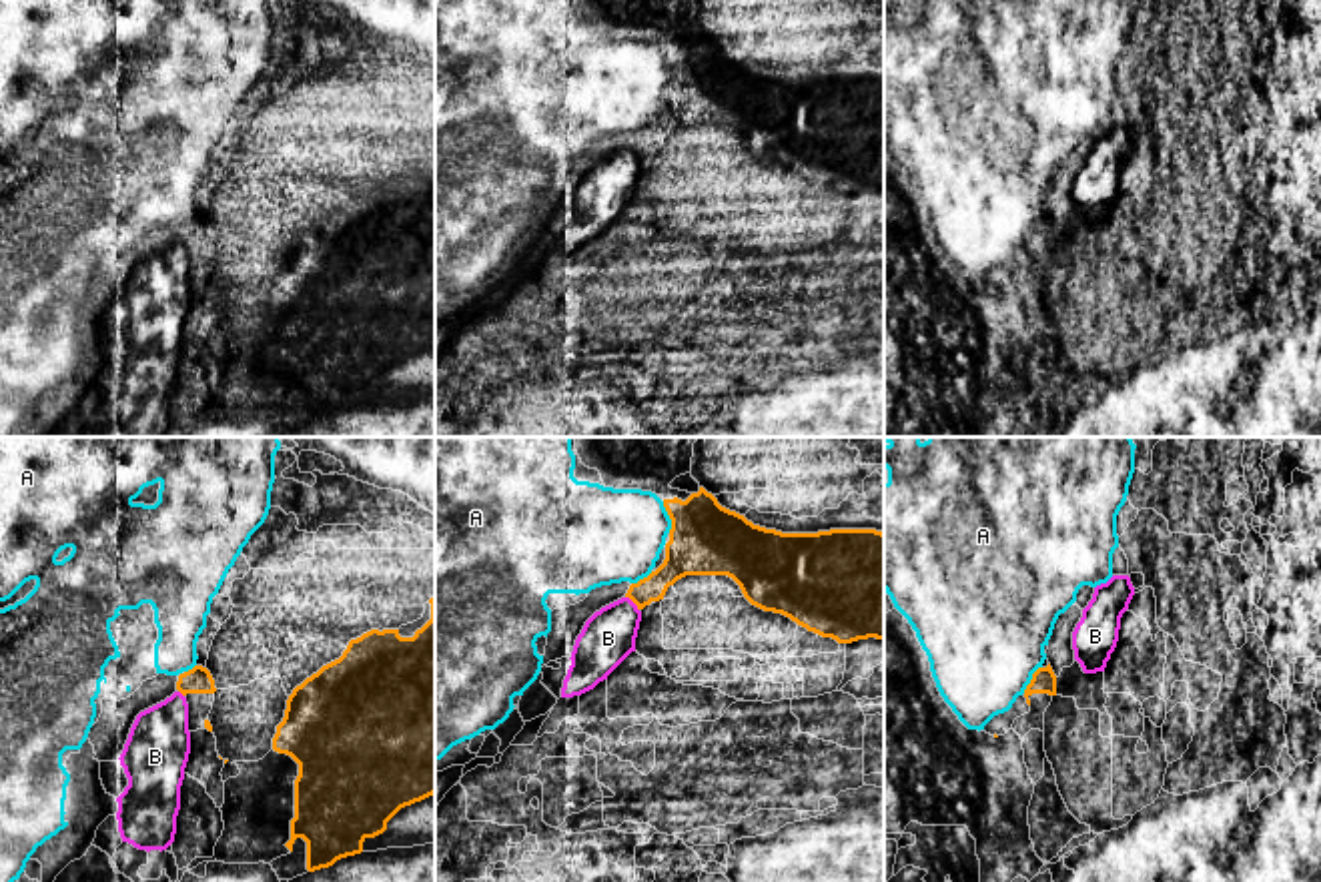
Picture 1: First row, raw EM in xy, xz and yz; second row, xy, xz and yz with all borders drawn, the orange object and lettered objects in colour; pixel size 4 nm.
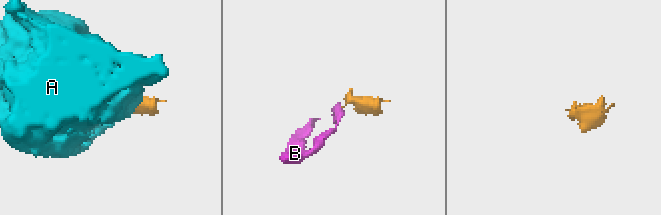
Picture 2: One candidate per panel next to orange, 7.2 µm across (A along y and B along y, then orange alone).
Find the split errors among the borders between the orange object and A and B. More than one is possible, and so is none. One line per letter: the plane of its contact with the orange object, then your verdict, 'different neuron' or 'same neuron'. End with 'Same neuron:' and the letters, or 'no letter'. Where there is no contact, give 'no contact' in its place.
A: meets orange in xz; different neuron
B: meets orange in xz; different neuron
Same neuron: no letter

